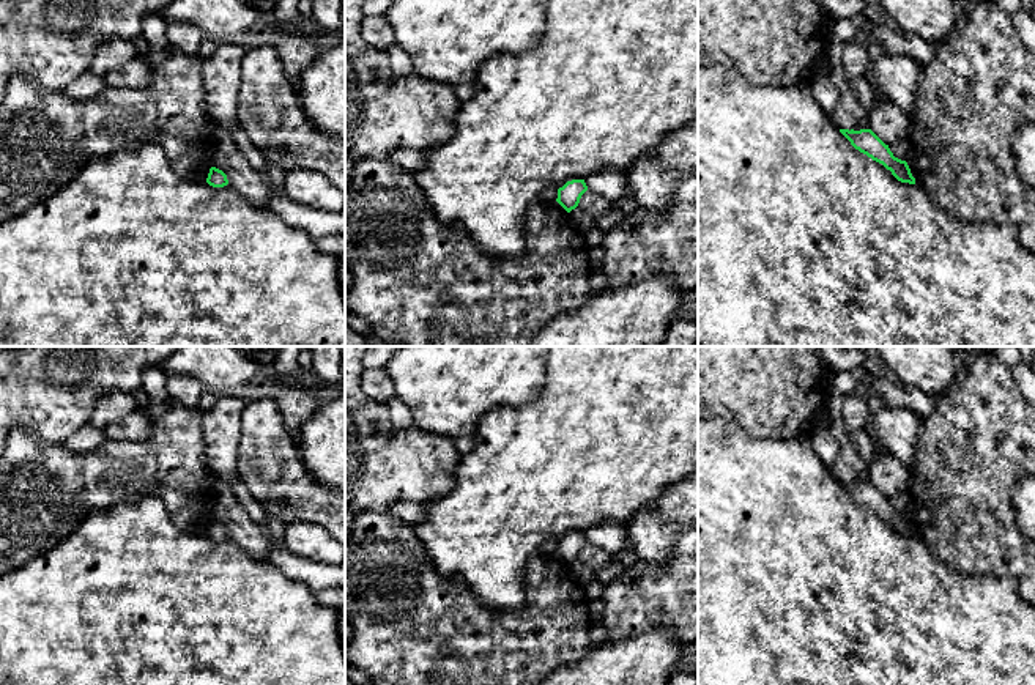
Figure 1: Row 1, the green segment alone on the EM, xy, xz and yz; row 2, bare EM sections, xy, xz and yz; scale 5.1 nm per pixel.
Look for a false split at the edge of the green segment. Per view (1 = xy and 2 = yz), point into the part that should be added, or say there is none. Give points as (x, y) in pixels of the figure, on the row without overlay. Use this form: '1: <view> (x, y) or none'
1: none
2: none

